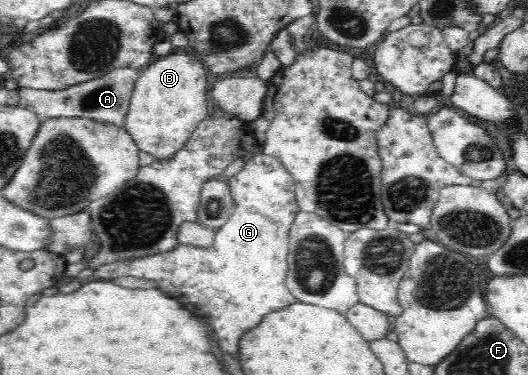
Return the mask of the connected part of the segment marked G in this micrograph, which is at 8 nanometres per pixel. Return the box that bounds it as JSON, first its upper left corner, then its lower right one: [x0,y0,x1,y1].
[122,151,298,357]

